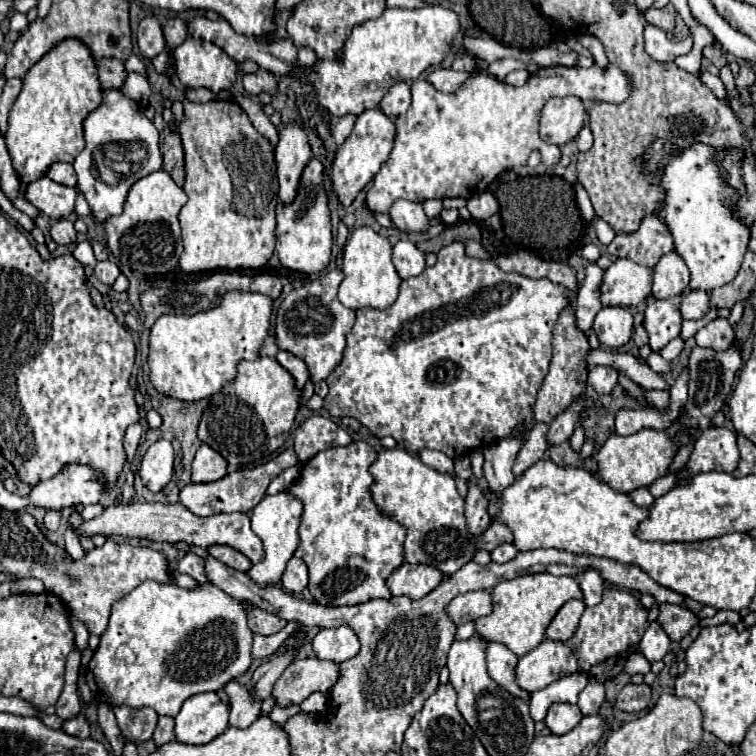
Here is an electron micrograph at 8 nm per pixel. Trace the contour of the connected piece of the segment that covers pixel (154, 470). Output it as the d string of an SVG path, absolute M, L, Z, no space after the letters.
M158 440L146 450L138 474L150 492L160 492L170 482L174 474L172 462L174 450L168 440Z

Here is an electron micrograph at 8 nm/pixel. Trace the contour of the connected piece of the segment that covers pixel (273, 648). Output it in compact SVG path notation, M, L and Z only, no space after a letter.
M292 620L288 622L280 632L272 634L272 636L258 636L254 634L254 646L252 646L252 656L258 660L266 660L272 658L276 652L280 652L284 648L284 642L288 642L288 638L292 638L292 634L296 634L296 630L300 630L300 622Z

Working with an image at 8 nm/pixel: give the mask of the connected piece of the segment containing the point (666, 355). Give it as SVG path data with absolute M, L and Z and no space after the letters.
M678 336L678 338L674 338L672 342L668 342L668 344L660 350L660 356L662 356L664 360L672 362L672 360L674 360L674 358L678 358L678 354L682 352L682 346L684 346L684 342L682 342L682 338Z

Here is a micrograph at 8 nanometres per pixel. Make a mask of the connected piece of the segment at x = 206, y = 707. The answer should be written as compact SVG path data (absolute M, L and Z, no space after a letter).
M216 692L188 698L176 716L176 740L184 744L208 744L228 728L228 706Z

